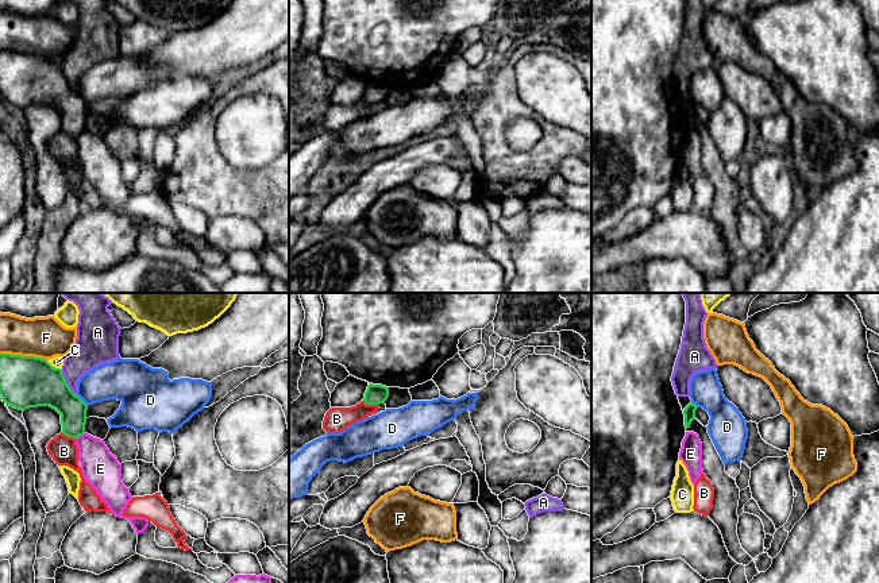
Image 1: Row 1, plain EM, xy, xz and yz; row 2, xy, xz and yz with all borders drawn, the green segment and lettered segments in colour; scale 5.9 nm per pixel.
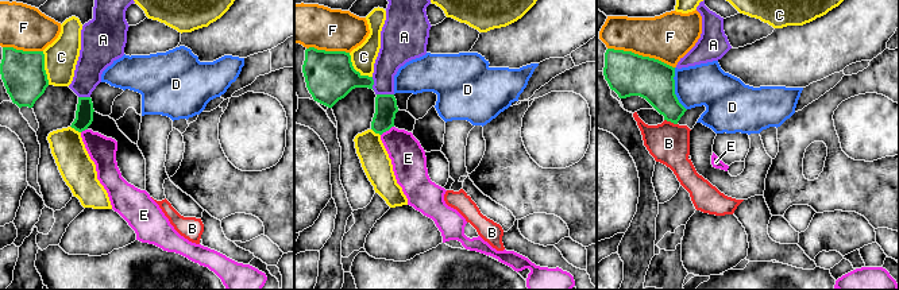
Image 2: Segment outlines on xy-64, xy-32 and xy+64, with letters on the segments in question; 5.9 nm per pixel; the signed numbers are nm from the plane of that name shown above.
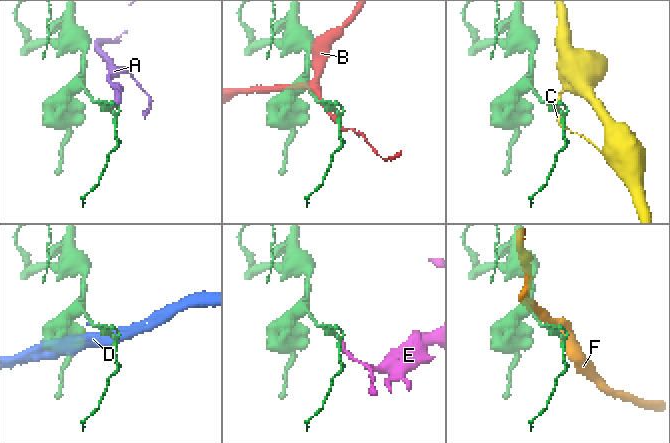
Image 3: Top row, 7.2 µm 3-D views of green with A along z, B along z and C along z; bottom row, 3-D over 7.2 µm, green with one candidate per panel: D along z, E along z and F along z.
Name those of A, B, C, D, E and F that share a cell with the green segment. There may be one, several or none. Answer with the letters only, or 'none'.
none

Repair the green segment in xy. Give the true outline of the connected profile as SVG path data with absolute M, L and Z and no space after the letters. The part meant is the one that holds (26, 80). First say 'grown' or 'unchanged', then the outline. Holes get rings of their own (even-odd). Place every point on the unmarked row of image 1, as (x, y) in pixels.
unchanged | M0 51L0 93L23 109L38 104L55 107L68 135L85 131L88 103L70 88L62 67L46 57Z

